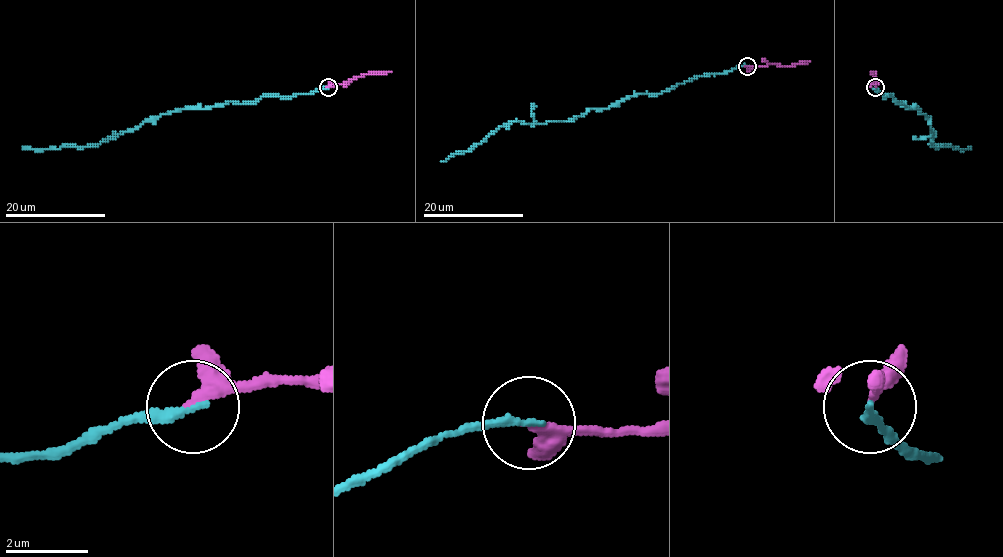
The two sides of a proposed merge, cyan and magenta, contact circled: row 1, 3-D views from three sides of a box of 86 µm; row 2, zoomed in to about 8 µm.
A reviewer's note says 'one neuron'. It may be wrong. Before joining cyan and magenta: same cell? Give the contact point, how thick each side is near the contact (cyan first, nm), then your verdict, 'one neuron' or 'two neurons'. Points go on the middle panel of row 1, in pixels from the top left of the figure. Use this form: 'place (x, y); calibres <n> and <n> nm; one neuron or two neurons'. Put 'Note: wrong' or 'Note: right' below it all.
place (747, 66); calibres 220 and 220 nm; one neuron
Note: right

